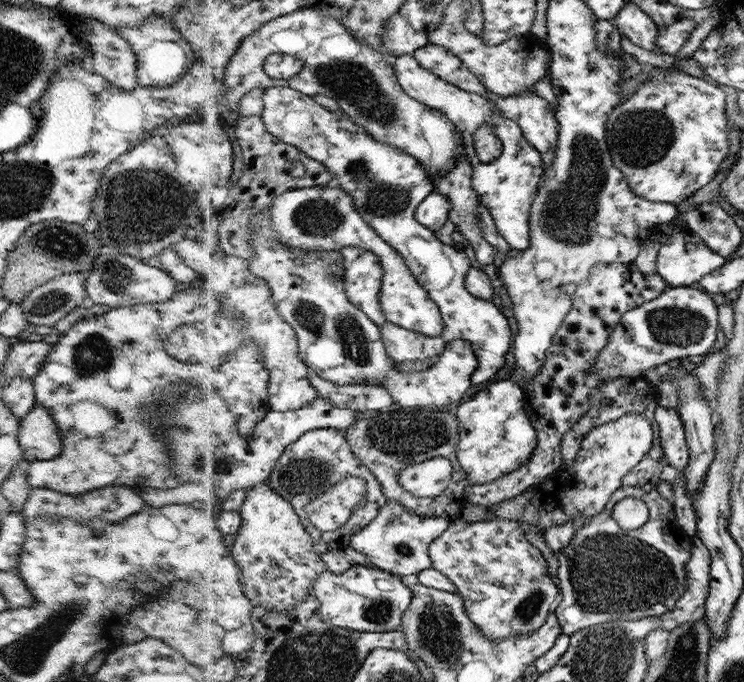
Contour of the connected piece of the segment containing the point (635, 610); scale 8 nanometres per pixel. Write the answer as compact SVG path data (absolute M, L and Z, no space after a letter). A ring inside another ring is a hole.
M621 485L611 494L604 510L578 529L567 547L554 554L560 563L557 577L562 594L562 601L554 613L559 620L562 634L570 636L600 623L646 619L673 611L680 596L687 590L685 565L694 554L694 543L695 540L679 525L672 503L662 498L656 488L645 492L634 486ZM632 495L646 502L650 515L644 526L636 530L624 530L614 517L614 505Z

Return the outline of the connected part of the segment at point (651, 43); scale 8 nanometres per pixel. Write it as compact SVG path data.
M628 1L612 19L615 27L625 34L630 42L650 53L660 52L657 47L658 29L654 21L636 3Z

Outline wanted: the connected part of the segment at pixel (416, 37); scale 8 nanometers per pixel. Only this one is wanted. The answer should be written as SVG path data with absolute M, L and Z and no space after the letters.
M402 13L391 16L385 24L383 44L391 54L410 59L430 42L429 32L420 32Z

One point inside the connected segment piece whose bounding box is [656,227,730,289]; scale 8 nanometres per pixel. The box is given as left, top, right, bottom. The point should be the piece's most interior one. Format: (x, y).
(684, 259)

